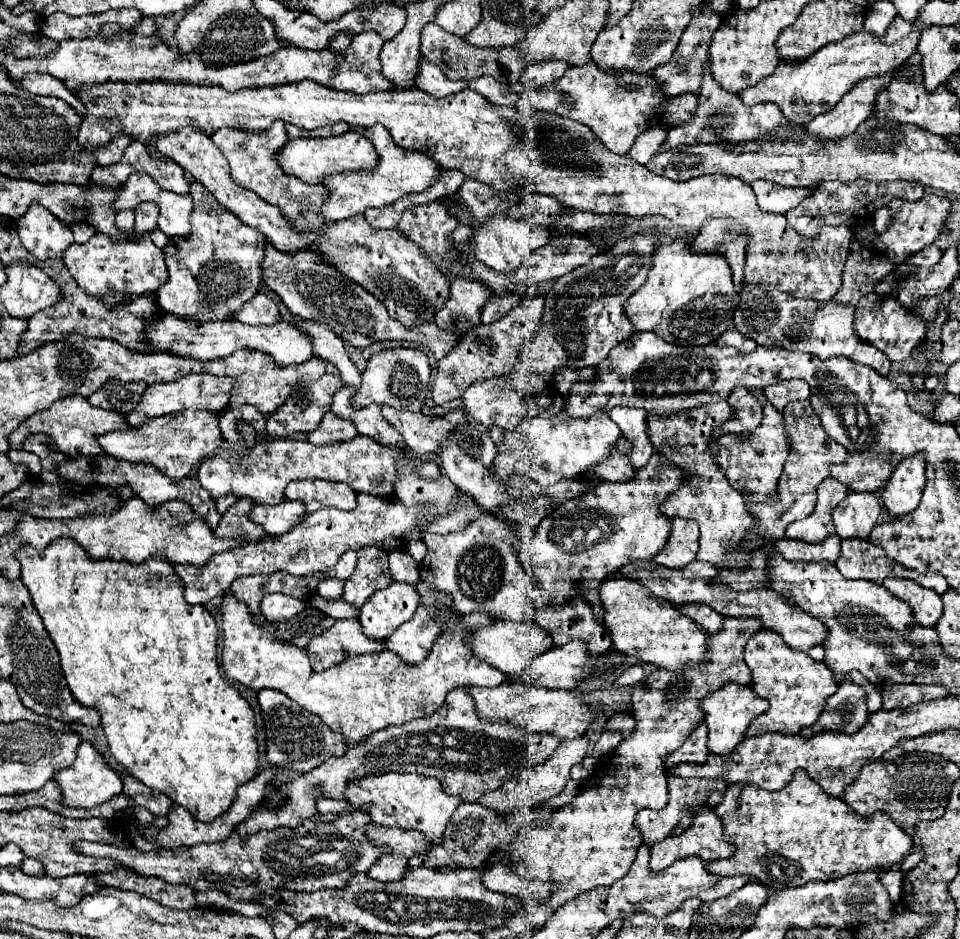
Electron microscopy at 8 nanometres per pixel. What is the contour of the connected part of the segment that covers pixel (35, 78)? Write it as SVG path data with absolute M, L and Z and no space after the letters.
M30 72L18 78L18 82L22 84L24 90L32 92L32 94L46 94L46 96L58 96L62 100L66 100L70 104L70 92L68 88L64 88L64 84L60 80L56 80L50 74L38 74L38 72Z

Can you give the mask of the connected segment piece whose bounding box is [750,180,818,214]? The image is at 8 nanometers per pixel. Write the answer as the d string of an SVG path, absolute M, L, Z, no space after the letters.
M756 180L750 186L758 198L760 210L774 212L774 214L786 214L788 210L796 208L796 204L800 204L806 196L810 196L818 184L812 184L808 188L784 188L768 180Z

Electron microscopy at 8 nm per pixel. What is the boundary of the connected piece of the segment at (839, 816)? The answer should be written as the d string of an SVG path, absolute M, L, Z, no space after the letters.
M796 770L790 784L782 790L766 792L752 784L744 786L738 798L738 810L722 818L724 840L736 848L730 858L706 862L706 870L716 876L752 876L772 890L798 888L808 880L834 880L852 872L864 872L876 866L896 866L912 848L912 838L884 816L876 812L872 816L856 816L844 800L828 796L804 770Z

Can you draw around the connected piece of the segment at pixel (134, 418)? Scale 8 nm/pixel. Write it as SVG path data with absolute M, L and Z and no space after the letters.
M186 374L186 376L182 376L174 382L152 384L144 392L140 404L136 406L136 412L130 412L130 416L126 416L126 418L134 428L140 428L150 418L182 412L184 408L216 408L220 412L230 402L232 386L234 386L232 378L218 378L218 376L212 376L212 374Z

